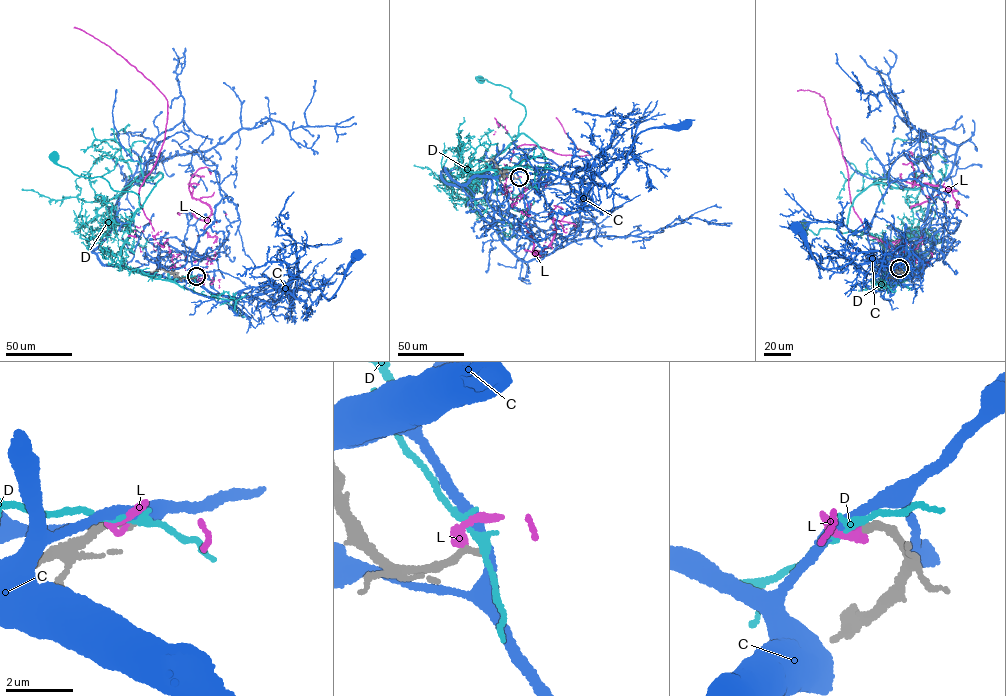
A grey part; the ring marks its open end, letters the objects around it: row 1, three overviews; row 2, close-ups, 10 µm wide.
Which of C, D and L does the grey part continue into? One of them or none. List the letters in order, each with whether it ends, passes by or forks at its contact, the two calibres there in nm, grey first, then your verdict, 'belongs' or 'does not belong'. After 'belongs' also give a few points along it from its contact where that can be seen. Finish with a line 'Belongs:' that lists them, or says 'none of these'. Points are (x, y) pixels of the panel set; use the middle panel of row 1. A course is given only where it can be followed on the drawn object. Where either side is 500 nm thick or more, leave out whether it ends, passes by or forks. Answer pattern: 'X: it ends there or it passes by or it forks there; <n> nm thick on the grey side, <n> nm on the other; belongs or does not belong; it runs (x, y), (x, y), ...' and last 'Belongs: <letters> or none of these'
C: it passes by; 200 nm thick on the grey side, 320 nm on the other; does not belong
D: it passes by; 200 nm thick on the grey side, 200 nm on the other; does not belong
L: it ends there; 260 nm thick on the grey side, 260 nm on the other; does not belong
Belongs: none of these

